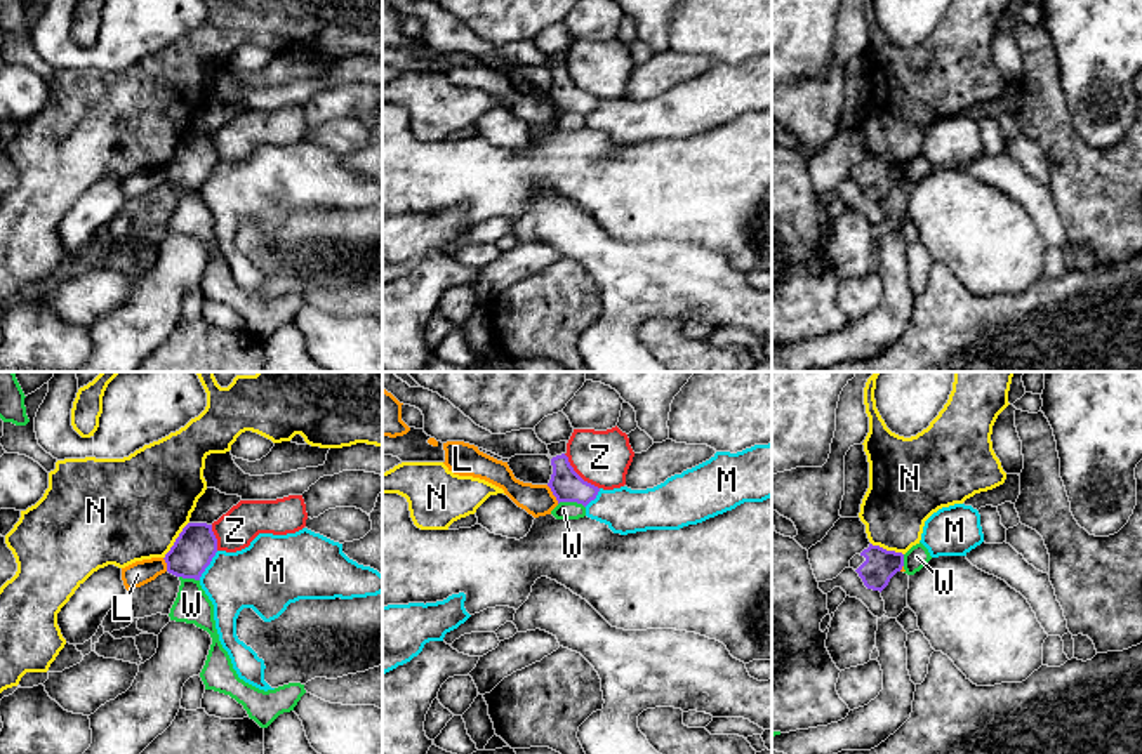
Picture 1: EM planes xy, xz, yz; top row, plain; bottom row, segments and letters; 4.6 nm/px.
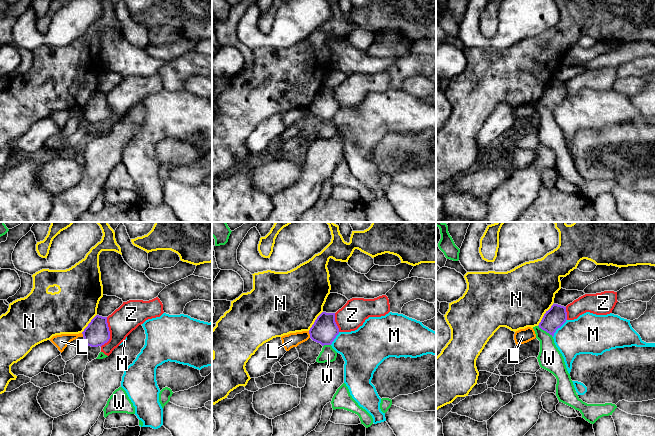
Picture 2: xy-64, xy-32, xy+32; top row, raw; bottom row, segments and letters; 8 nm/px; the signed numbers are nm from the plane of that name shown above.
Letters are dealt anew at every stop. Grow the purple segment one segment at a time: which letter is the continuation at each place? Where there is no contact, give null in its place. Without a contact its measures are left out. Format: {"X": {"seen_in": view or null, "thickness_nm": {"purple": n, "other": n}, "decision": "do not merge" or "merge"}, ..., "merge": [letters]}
{"L": {"seen_in": "xz", "thickness_nm": {"purple": 150, "other": 140}, "decision": "do not merge"}, "M": {"seen_in": "xy", "thickness_nm": {"purple": 190, "other": 300}, "decision": "do not merge"}, "N": {"seen_in": "xy", "thickness_nm": {"purple": 190, "other": 480}, "decision": "do not merge"}, "W": {"seen_in": "xz", "thickness_nm": {"purple": 150, "other": 80}, "decision": "do not merge"}, "Z": {"seen_in": "xz", "thickness_nm": {"purple": 150, "other": 260}, "decision": "do not merge"}, "merge": []}

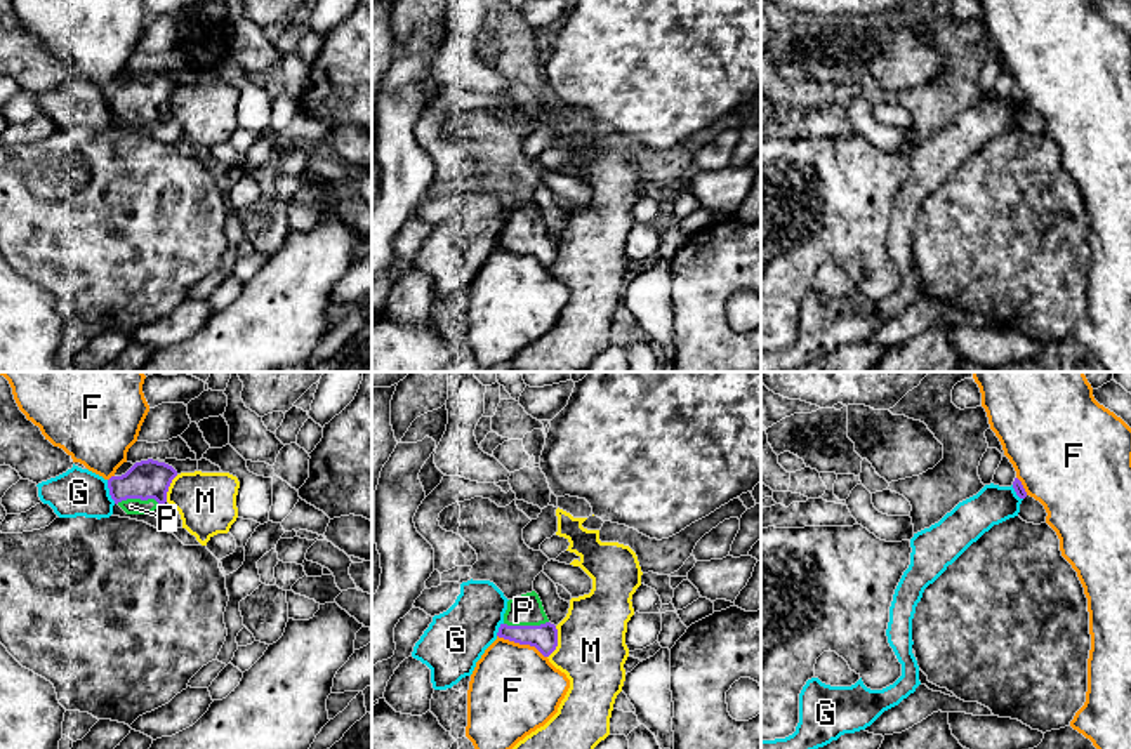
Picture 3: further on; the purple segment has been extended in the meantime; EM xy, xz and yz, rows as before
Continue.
{"F": {"seen_in": "xz", "thickness_nm": {"purple": 120, "other": 420}, "decision": "do not merge"}, "G": {"seen_in": "xy", "thickness_nm": {"purple": 180, "other": 220}, "decision": "do not merge"}, "M": {"seen_in": "xz", "thickness_nm": {"purple": 120, "other": 320}, "decision": "do not merge"}, "P": {"seen_in": "xz", "thickness_nm": {"purple": 120, "other": 140}, "decision": "merge"}, "merge": ["P"]}

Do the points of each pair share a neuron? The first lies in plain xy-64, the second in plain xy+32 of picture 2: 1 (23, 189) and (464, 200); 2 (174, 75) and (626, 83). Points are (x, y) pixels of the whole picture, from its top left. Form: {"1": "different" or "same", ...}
{"1": "same", "2": "different"}

